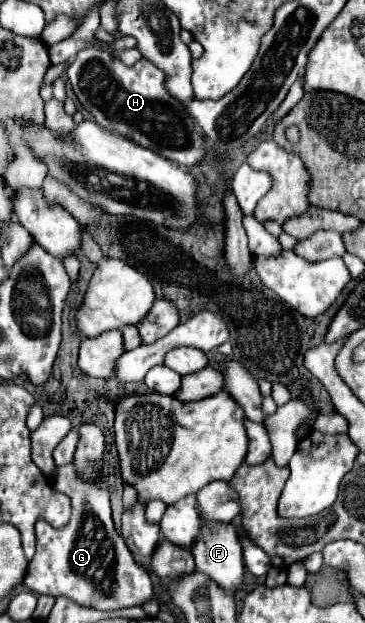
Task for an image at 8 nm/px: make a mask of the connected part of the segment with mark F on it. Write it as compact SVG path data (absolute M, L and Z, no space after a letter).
M201 520L201 524L205 526L205 536L195 544L193 550L197 568L223 590L239 592L239 588L245 584L245 566L235 528L231 524L207 520Z

